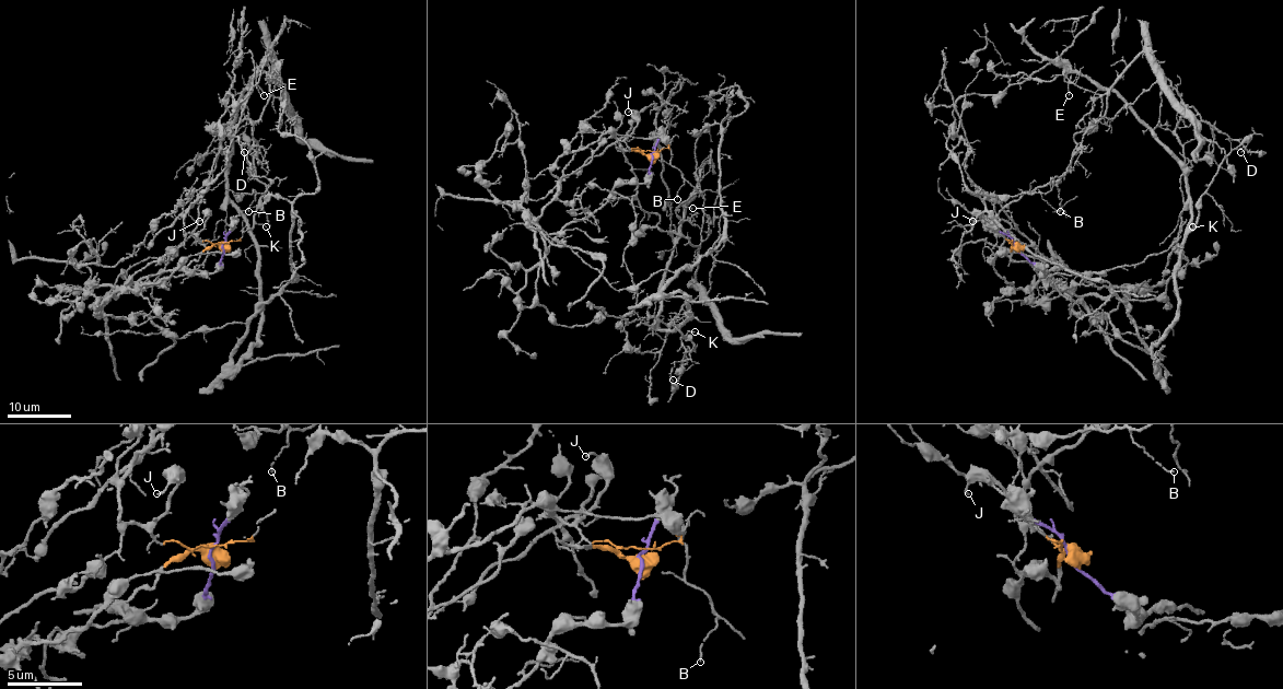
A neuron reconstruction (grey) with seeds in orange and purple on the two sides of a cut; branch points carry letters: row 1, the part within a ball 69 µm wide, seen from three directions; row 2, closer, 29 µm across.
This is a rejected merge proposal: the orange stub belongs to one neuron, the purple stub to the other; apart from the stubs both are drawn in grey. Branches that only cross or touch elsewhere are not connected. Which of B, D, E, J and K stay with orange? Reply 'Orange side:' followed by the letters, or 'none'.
Orange side: B, J

